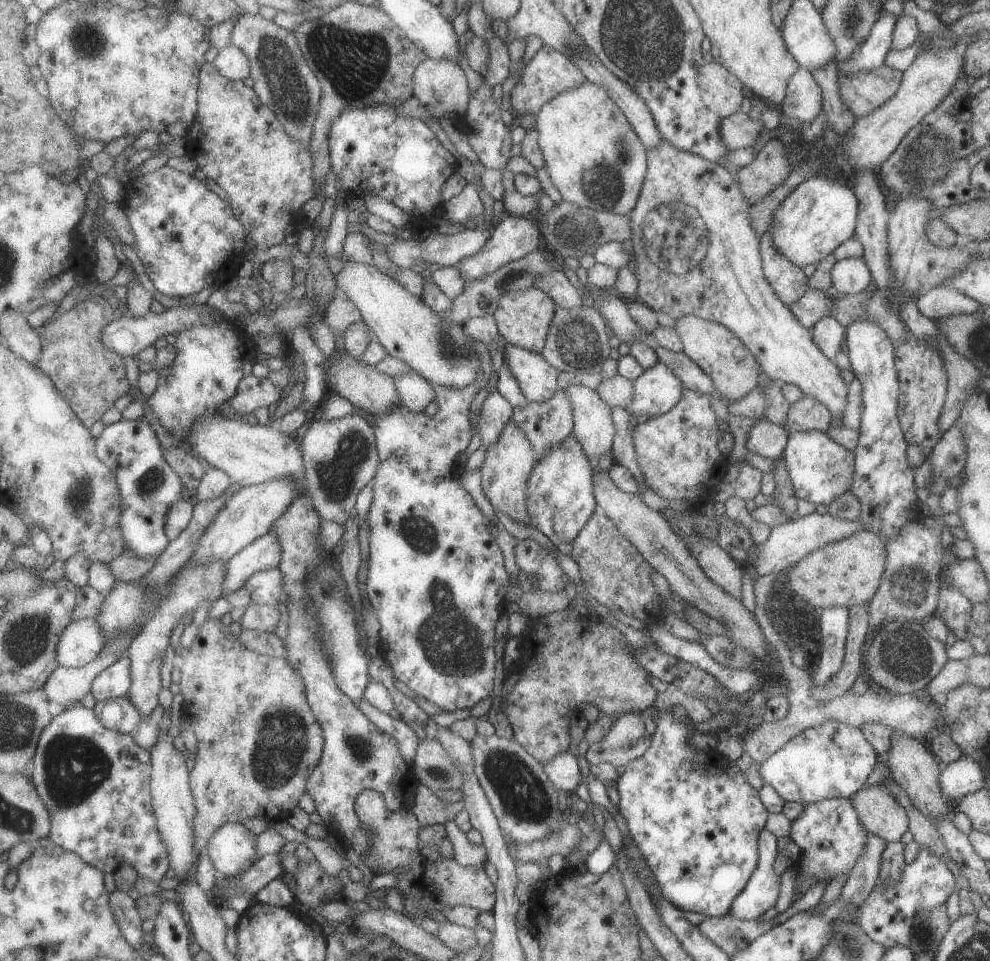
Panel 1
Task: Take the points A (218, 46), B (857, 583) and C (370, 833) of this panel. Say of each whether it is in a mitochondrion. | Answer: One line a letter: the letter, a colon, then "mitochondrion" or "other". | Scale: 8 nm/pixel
A: other
B: other
C: other

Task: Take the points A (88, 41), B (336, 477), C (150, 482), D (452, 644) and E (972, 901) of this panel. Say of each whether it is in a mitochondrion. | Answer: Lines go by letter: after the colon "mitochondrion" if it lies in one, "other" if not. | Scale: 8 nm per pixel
A: mitochondrion
B: mitochondrion
C: mitochondrion
D: mitochondrion
E: other

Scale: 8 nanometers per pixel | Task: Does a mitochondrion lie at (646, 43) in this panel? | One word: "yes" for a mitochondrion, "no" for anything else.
yes

